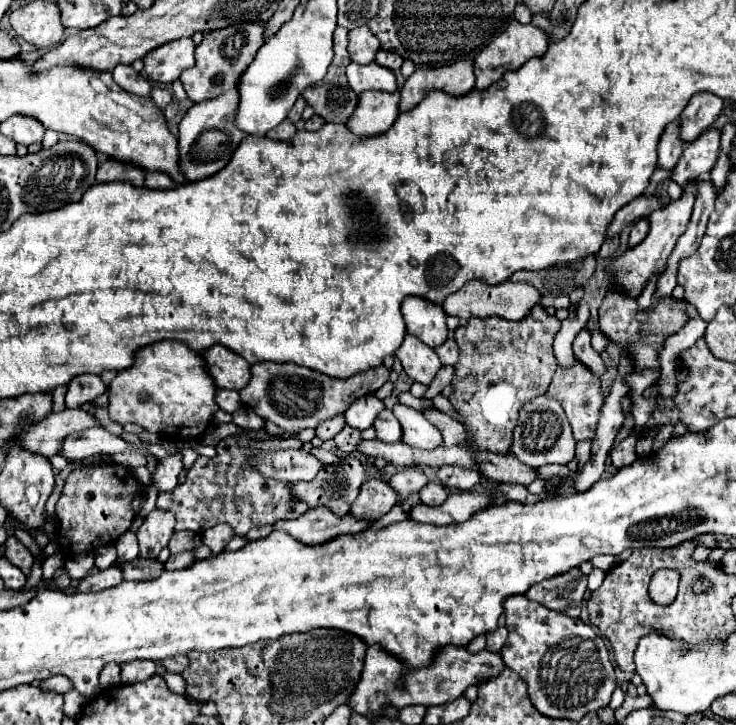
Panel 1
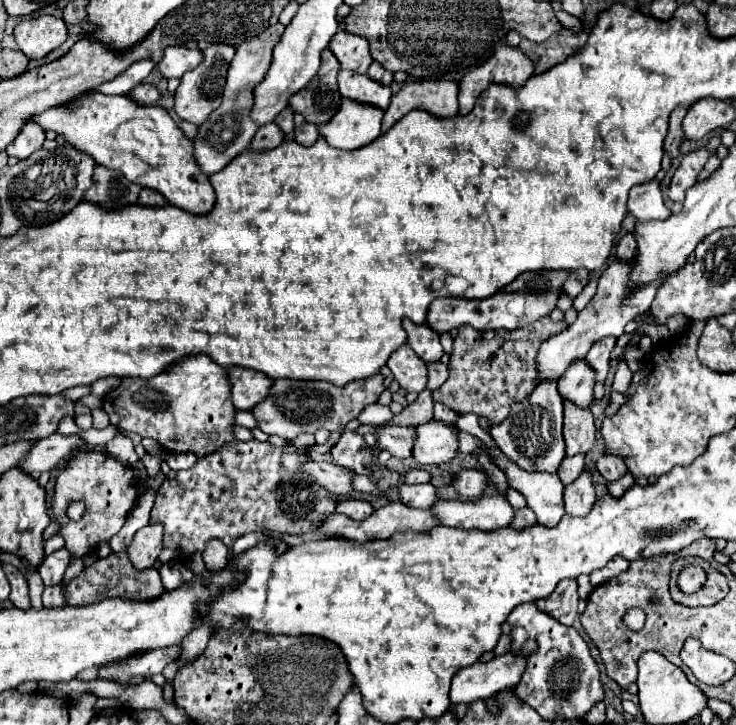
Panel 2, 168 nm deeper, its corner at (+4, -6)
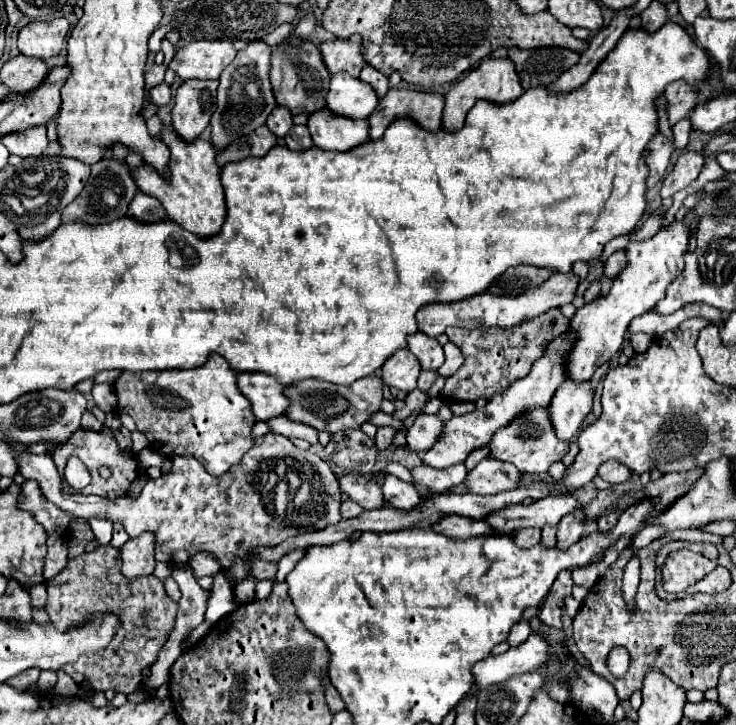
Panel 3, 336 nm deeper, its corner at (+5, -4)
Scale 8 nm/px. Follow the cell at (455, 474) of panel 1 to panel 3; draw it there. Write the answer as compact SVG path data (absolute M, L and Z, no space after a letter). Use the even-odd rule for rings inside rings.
M491 458L481 460L465 478L465 486L473 494L499 494L521 486L521 472L515 466Z

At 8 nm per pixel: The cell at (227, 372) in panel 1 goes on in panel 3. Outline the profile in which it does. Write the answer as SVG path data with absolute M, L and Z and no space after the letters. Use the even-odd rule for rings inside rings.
M245 372L237 378L241 392L249 398L257 420L271 420L285 414L289 400L285 398L285 386L269 374Z

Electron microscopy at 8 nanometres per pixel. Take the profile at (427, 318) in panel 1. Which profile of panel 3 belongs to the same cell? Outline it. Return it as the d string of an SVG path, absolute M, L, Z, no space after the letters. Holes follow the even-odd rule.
M417 332L417 334L411 334L407 338L407 342L409 342L409 350L417 356L423 370L439 370L445 356L443 356L443 348L437 340L425 338L425 334Z

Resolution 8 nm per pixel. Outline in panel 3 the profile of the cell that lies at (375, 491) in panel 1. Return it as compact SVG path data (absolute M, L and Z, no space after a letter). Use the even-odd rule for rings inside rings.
M345 500L343 504L341 504L341 516L347 520L347 518L355 518L355 516L359 516L363 510L361 510L361 506L357 506L357 502L353 502L353 500Z

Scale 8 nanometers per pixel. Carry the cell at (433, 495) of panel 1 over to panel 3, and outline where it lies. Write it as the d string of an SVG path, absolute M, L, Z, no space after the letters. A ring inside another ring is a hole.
M387 474L383 480L383 496L397 510L411 510L413 506L417 506L417 502L421 502L419 492L411 484L391 474Z

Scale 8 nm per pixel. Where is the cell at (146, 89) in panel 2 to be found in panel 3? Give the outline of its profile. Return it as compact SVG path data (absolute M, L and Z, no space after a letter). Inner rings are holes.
M159 84L159 86L155 86L151 92L149 92L149 96L151 96L151 100L157 104L157 106L165 106L165 104L169 104L171 102L171 86L169 84Z

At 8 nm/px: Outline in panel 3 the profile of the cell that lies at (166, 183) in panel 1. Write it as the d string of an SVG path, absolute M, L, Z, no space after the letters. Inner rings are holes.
M137 192L133 202L129 204L127 214L129 214L129 218L145 222L145 224L153 224L153 222L165 220L165 210L163 210L161 202L155 200L153 196L143 194L143 192Z

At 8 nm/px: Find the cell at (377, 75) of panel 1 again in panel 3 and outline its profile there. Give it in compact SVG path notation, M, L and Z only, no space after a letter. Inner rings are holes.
M345 72L331 76L331 86L325 98L325 108L337 116L347 118L367 118L377 106L379 98L373 94L373 88L359 78L353 78Z

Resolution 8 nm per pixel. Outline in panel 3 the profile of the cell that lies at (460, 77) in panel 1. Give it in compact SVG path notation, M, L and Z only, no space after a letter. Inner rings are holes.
M389 90L371 112L369 120L369 138L377 140L383 136L387 126L399 118L411 118L423 130L435 132L441 128L443 114L443 96L413 92L413 90Z

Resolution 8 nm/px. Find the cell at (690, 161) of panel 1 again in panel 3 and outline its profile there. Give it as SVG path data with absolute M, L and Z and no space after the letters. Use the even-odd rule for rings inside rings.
M685 152L679 156L677 164L673 166L671 174L663 180L663 186L661 186L661 198L669 198L673 196L675 192L683 190L685 186L689 186L693 180L697 180L699 172L703 168L703 156L699 152Z

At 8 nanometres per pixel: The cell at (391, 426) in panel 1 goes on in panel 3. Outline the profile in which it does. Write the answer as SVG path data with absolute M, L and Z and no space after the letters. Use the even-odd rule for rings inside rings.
M419 414L415 424L407 432L407 450L417 454L427 452L441 438L443 430L445 430L445 422L439 420L439 416Z

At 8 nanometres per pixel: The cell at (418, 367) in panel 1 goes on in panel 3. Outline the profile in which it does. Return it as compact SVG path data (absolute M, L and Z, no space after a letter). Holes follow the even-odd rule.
M403 348L403 350L397 350L383 364L383 382L403 392L411 392L417 388L419 372L421 372L421 366L417 358L407 348Z

